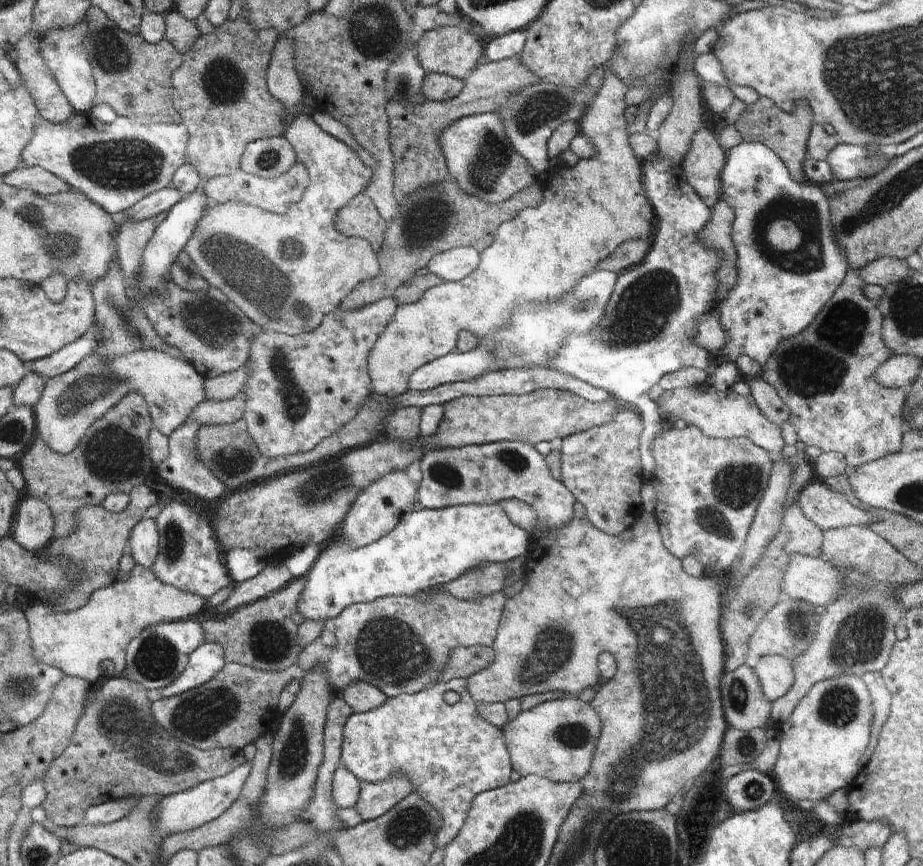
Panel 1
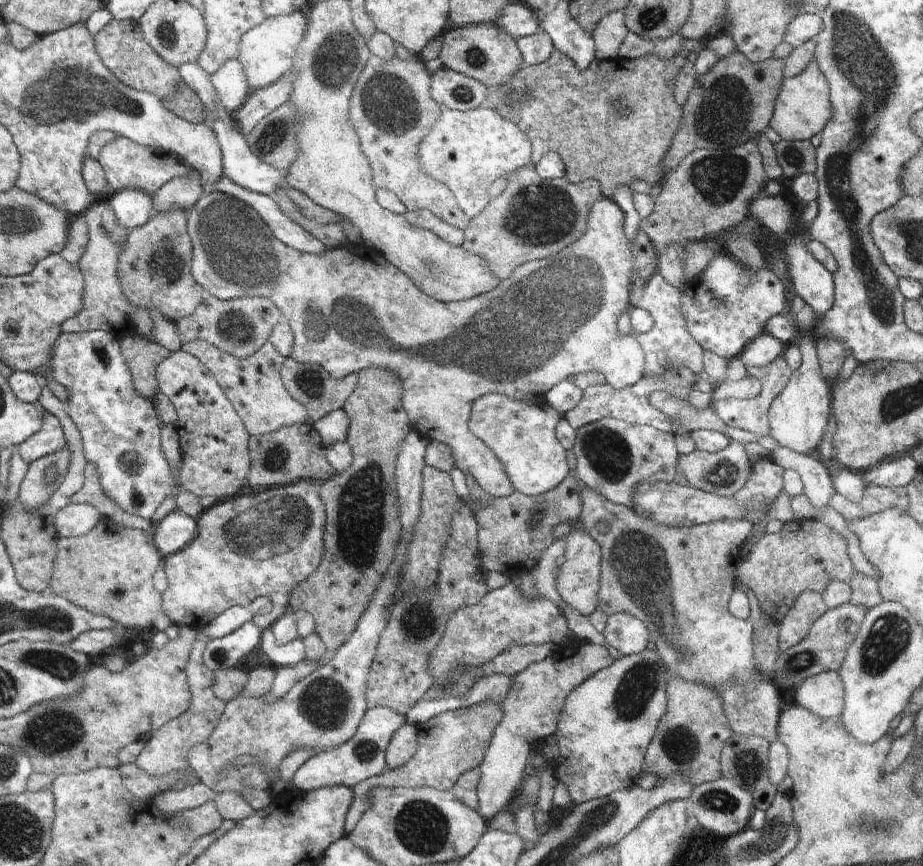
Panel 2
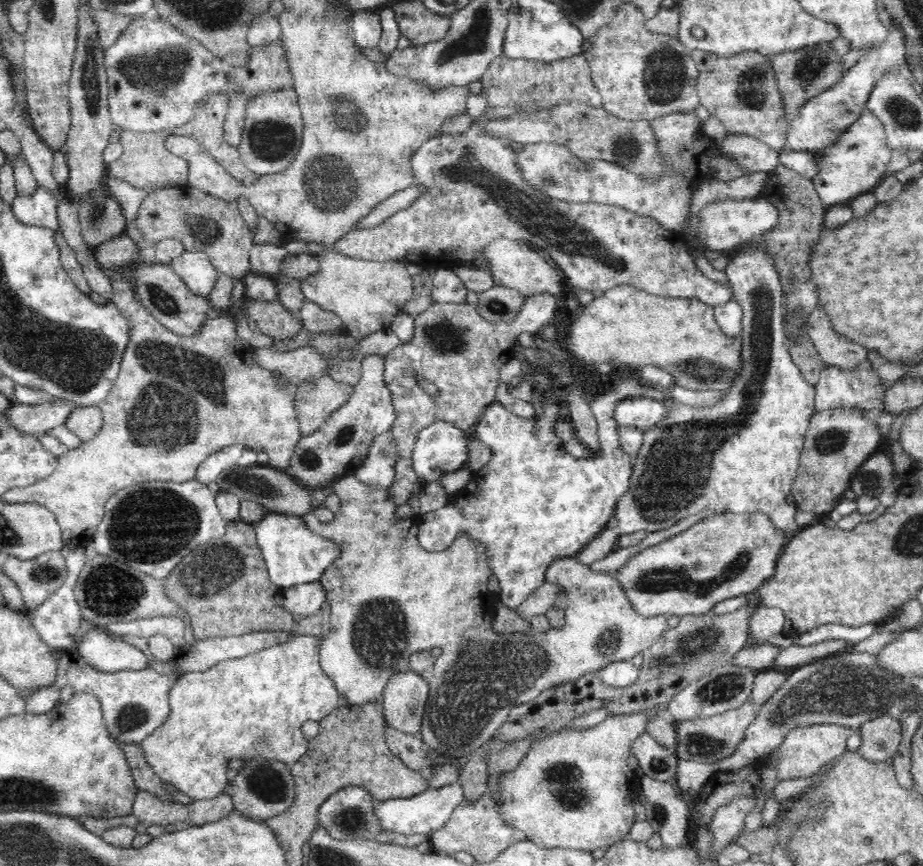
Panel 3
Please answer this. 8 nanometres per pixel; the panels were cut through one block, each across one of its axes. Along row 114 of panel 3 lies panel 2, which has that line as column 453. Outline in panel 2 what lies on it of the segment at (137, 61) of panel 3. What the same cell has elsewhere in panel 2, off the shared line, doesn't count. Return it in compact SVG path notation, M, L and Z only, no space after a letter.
M478 107L464 112L444 109L434 128L420 143L418 156L423 173L445 184L456 197L456 202L462 212L471 219L484 210L484 207L491 201L488 186L496 178L531 164L531 142L517 125L504 120L494 109Z

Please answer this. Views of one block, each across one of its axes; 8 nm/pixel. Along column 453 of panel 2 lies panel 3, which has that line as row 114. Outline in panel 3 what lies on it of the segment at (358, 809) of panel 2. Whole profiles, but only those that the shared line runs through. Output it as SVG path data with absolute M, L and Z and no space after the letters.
M692 49L690 55L698 67L696 90L700 102L709 110L711 116L717 117L724 123L724 127L729 133L753 136L779 153L788 147L787 134L790 122L786 119L782 95L780 95L780 89L776 83L776 73L774 73L770 57L764 57L762 53L756 51L746 51L734 56L723 57L698 49Z

